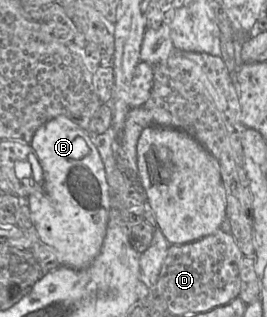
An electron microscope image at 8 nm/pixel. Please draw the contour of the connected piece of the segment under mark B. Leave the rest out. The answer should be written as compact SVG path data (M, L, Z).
M64 115L40 126L29 143L43 170L43 180L27 199L39 239L58 253L61 266L87 267L99 254L112 207L112 193L92 135Z

